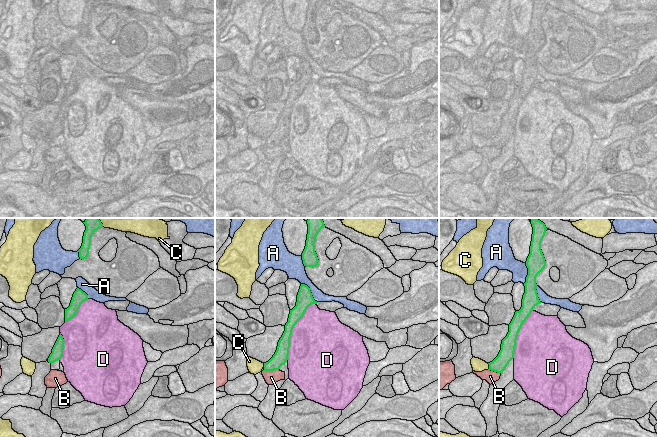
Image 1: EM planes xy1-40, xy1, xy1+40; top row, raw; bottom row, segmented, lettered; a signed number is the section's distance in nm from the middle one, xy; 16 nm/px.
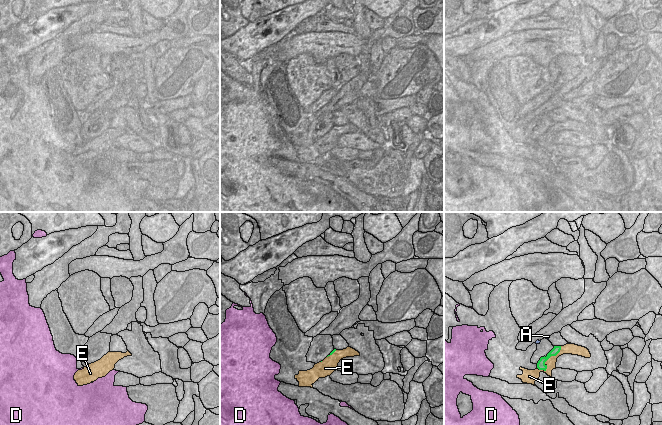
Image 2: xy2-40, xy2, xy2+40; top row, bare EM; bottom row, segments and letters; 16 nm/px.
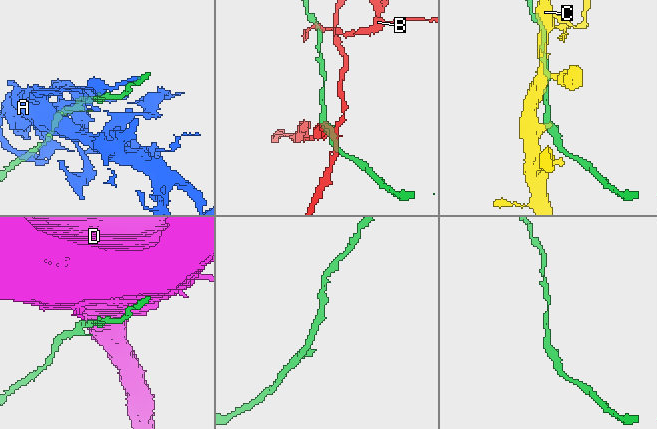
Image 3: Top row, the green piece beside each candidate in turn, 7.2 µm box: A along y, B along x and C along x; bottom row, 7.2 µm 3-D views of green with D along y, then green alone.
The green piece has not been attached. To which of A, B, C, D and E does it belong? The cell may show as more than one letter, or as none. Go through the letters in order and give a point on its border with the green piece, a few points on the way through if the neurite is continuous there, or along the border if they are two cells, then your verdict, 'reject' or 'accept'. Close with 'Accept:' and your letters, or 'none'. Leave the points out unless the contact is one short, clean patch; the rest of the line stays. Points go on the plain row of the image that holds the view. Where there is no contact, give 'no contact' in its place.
A: xy1 (310, 67) | reject
B: xy1 (270, 146) | reject
C: xy1+40 (489, 142) | reject
D: xy1 (292, 105) | reject
E: xy2+40 (547, 135) | reject
Accept: none

